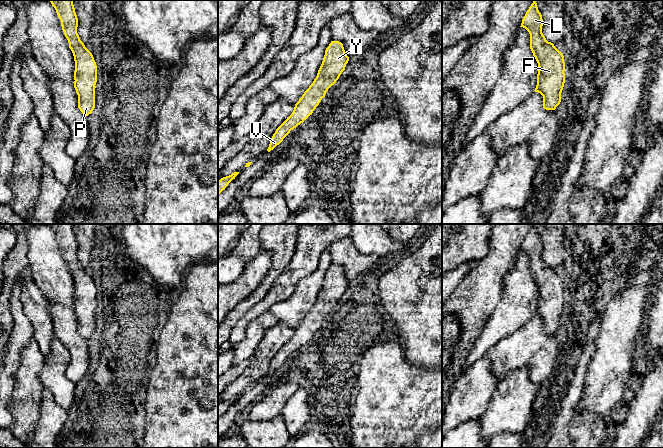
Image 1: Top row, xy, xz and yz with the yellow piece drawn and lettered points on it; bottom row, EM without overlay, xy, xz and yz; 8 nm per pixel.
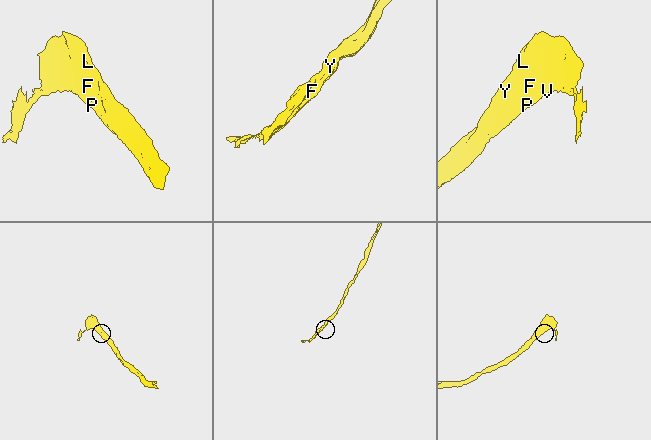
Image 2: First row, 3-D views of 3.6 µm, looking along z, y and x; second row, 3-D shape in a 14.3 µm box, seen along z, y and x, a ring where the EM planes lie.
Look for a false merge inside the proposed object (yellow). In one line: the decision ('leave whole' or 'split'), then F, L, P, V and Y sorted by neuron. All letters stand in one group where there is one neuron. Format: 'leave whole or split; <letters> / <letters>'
leave whole; F L P V Y

